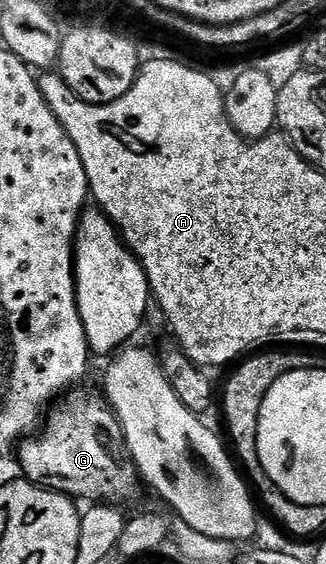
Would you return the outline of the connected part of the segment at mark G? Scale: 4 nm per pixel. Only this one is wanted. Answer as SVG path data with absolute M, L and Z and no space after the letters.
M68 390L64 403L46 412L45 429L18 448L26 482L38 483L79 501L91 499L89 501L124 505L138 493L140 480L129 458L123 427L102 394L90 395L79 390Z

